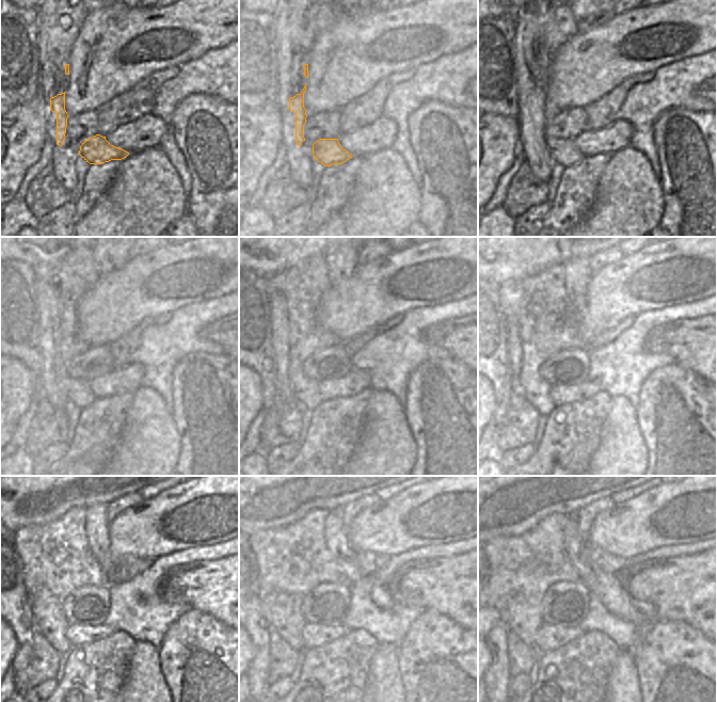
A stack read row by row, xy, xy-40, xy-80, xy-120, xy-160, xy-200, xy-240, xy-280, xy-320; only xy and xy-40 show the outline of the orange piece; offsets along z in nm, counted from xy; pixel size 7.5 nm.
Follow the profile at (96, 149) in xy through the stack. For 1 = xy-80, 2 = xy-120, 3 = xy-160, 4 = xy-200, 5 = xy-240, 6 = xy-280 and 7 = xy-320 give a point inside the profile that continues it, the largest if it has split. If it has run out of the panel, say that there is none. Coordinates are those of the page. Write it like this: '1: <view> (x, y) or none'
1: xy-80 (564, 152)
2: xy-120 (65, 341)
3: xy-160 (307, 336)
4: xy-200 (551, 326)
5: xy-240 (52, 570)
6: xy-280 (288, 571)
7: xy-320 (521, 568)

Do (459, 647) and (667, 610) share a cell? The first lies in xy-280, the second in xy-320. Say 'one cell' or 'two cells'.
two cells

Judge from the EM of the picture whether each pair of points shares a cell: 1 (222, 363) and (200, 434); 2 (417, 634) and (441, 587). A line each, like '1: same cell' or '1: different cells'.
1: same cell
2: different cells

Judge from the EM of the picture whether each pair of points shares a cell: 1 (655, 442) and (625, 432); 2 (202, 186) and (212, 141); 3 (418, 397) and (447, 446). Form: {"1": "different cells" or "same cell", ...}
{"1": "different cells", "2": "same cell", "3": "same cell"}

